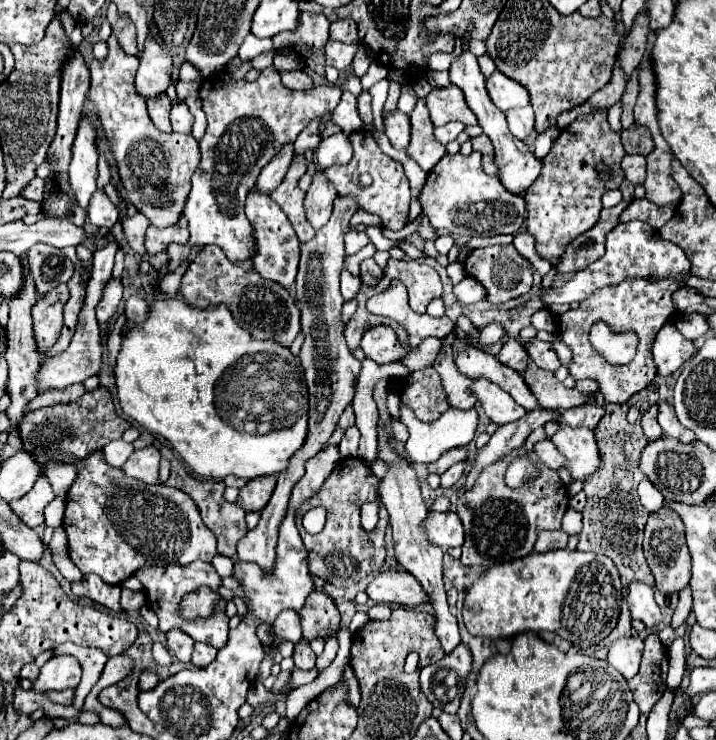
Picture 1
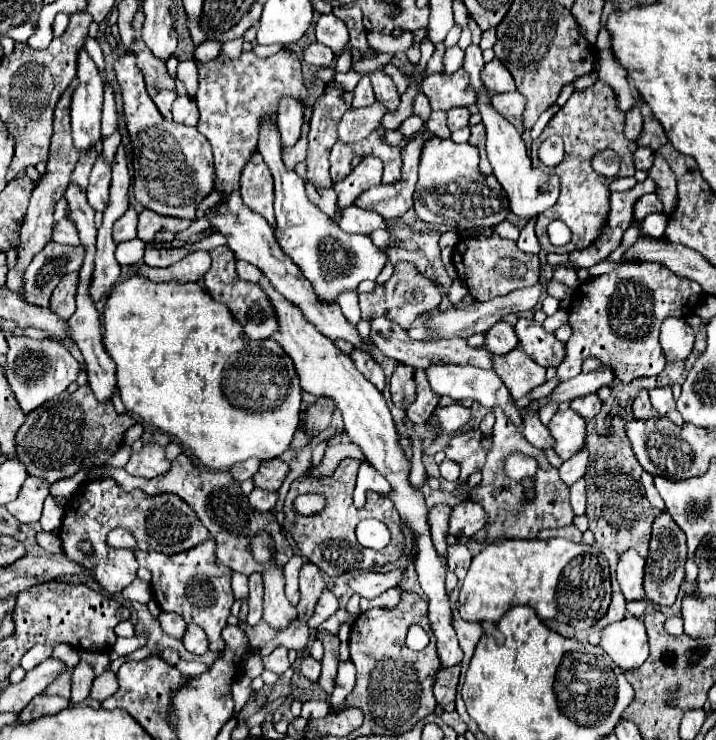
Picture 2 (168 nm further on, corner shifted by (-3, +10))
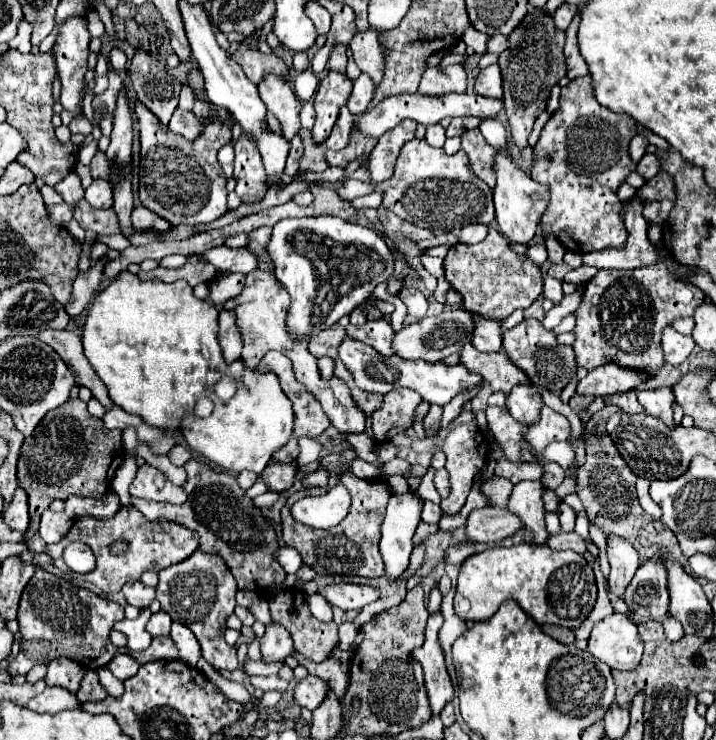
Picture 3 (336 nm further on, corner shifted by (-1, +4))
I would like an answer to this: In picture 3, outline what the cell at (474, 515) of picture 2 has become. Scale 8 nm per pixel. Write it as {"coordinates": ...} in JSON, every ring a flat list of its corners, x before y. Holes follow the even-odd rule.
{"coordinates":[[483,507,475,509,469,515,465,527,471,541,493,543,511,537,513,533,521,531,525,525,517,515,509,513,505,507]]}

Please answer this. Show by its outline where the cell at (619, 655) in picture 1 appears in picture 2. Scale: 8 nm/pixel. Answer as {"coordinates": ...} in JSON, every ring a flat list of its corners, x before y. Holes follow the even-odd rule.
{"coordinates":[[627,615,623,621,607,625,603,631,601,647,623,671,641,667,649,653,643,621]]}

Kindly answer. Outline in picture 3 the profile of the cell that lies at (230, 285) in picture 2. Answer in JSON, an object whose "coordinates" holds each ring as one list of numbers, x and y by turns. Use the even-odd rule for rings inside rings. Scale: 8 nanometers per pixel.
{"coordinates":[[227,309,219,313,219,345,223,351,225,363,233,363,241,357,241,349,243,349,241,333,235,325,235,315]]}

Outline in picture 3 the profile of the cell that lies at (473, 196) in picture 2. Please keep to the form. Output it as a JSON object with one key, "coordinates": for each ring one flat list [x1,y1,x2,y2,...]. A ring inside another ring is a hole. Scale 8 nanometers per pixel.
{"coordinates":[[411,139,403,145,397,163,395,173,391,179,385,179,377,185,367,185,357,179,347,179,337,193,341,193,345,199,353,201,361,195,369,195,373,191,381,191,385,199,385,207,405,221,411,221,419,227,431,229,433,233,459,233,461,227,469,223,485,223,489,225,495,219,495,207,493,207,493,193,491,189,471,173,469,159,465,151,457,151,455,155,445,155,443,149,431,147,425,139]]}

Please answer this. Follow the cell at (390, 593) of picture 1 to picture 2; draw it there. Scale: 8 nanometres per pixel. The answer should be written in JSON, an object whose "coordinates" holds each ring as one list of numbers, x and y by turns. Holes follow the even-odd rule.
{"coordinates":[[393,569,389,573,377,573,377,571,365,571,361,573,359,577,351,579,349,585,355,593,359,593,361,597,367,597,367,599,373,599,381,593,385,593,387,589,391,587,397,587,401,581,403,581,403,575,405,575,405,569]]}

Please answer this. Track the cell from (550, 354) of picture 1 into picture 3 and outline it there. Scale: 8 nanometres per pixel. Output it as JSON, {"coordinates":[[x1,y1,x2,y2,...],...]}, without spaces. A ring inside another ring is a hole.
{"coordinates":[[523,319,513,329,503,331,503,349,507,357,529,377,533,385,539,385,547,391,559,393,575,377,577,365,575,365,573,349,569,345,557,343,555,333,547,331,543,323,537,319]]}

